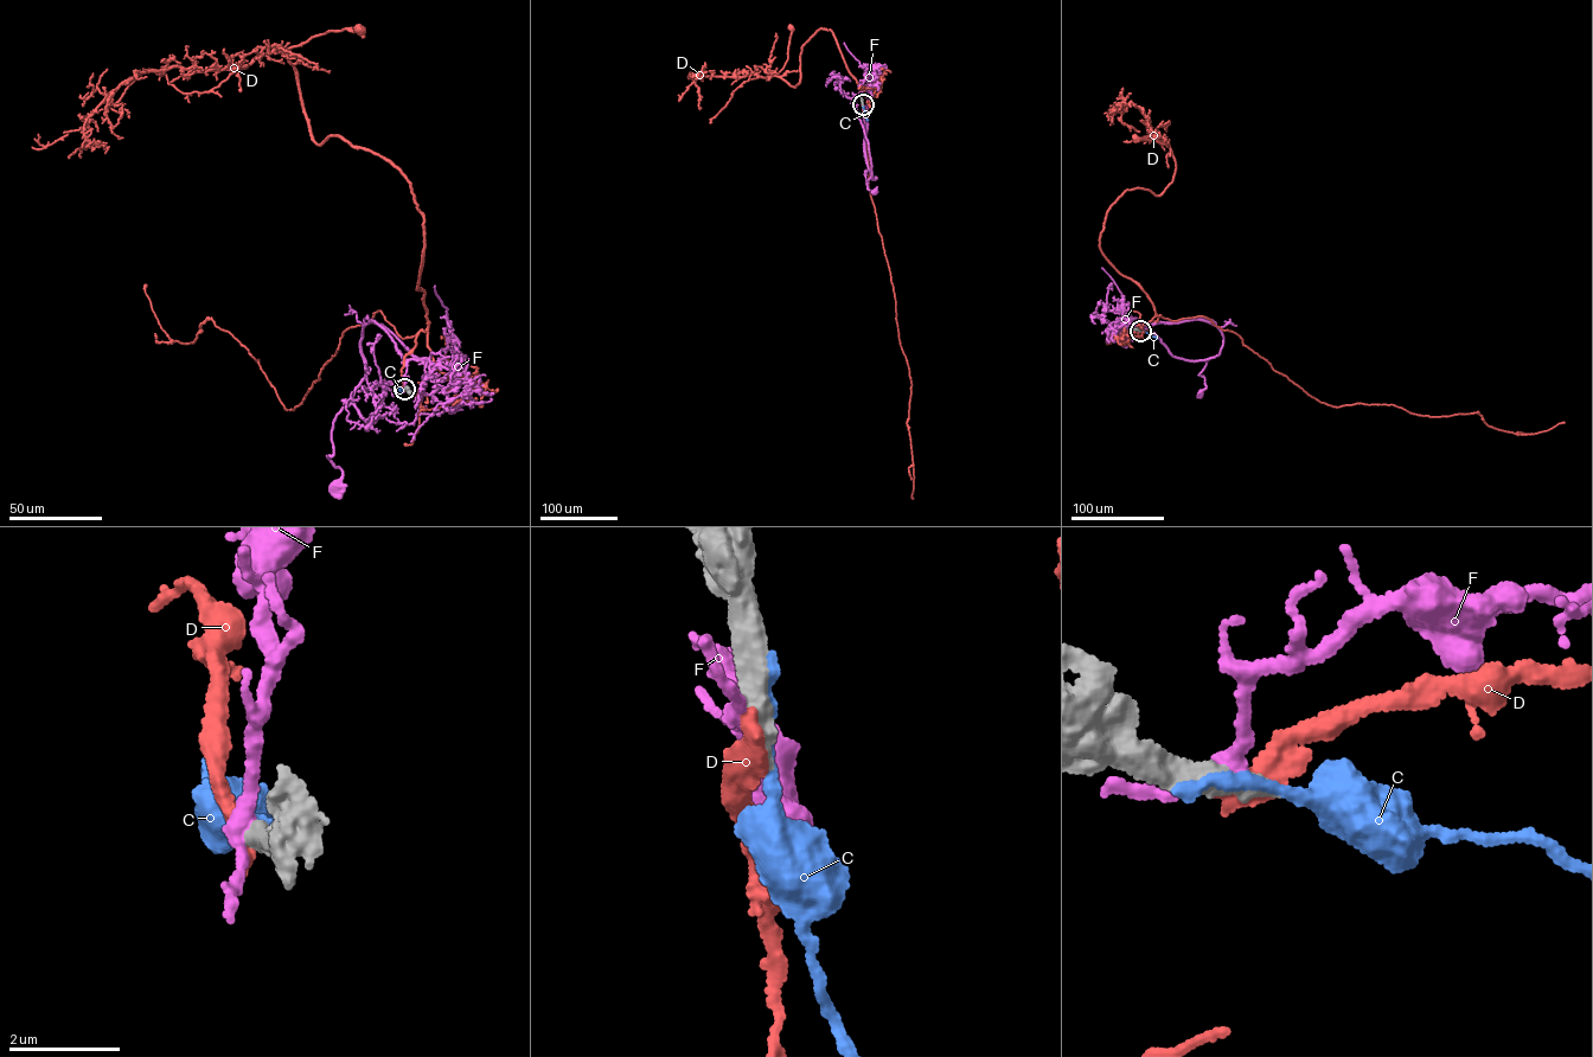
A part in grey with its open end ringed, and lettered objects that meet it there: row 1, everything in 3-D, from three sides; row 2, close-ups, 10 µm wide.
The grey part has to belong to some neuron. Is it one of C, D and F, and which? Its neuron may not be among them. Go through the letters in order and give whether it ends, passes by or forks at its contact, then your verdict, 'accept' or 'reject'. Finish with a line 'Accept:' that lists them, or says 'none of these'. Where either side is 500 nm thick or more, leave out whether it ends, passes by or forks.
C: reject
D: it ends | reject
F: reject
Accept: none of these

